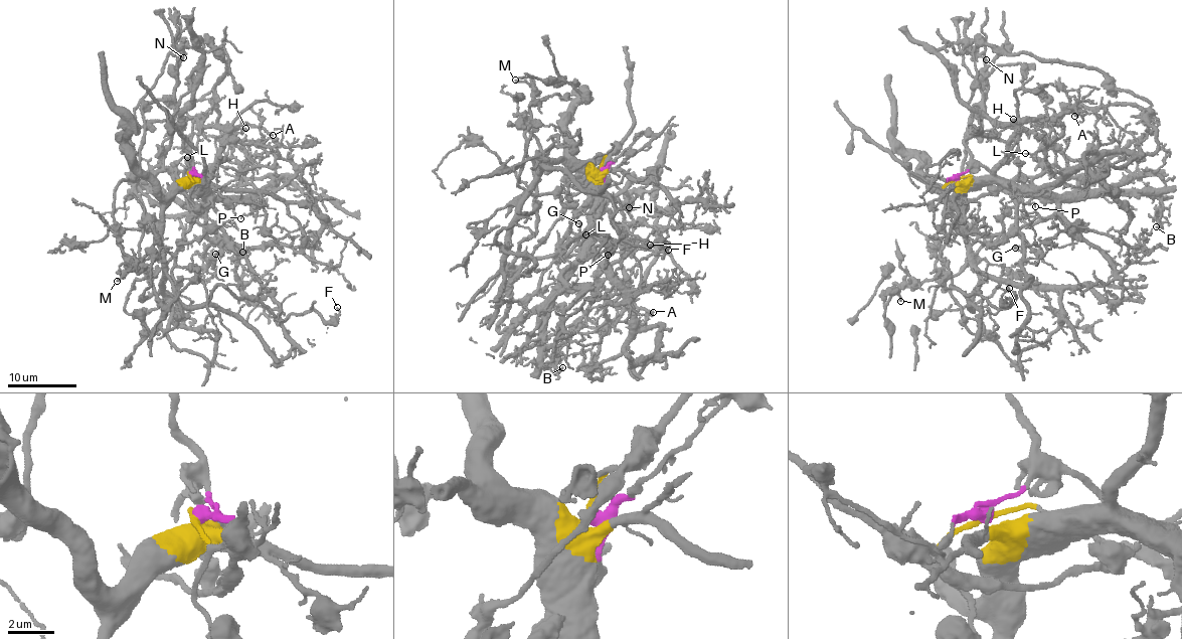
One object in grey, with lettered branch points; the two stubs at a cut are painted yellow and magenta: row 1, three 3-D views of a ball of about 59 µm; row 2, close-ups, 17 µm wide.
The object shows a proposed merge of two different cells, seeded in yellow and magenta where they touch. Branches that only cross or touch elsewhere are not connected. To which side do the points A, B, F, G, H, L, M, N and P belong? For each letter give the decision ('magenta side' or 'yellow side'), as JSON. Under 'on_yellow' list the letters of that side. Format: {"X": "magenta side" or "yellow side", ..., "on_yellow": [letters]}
{"A": "yellow side", "B": "yellow side", "F": "yellow side", "G": "yellow side", "H": "yellow side", "L": "magenta side", "M": "magenta side", "N": "magenta side", "P": "yellow side", "on_yellow": ["A", "B", "F", "G", "H", "P"]}

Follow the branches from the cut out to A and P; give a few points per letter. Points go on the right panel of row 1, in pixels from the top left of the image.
A: (956, 179), (979, 180), (991, 176), (1020, 127), (1038, 116), (1058, 118), (1073, 108), (1074, 116)
P: (956, 179), (1004, 179), (1018, 187), (1036, 189), (1050, 186), (1030, 200), (1034, 207)

